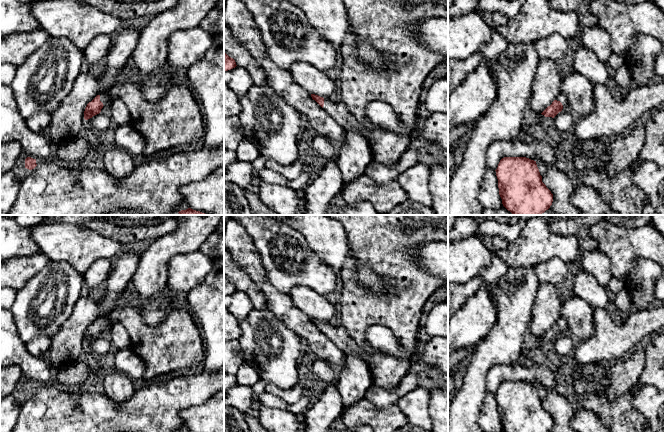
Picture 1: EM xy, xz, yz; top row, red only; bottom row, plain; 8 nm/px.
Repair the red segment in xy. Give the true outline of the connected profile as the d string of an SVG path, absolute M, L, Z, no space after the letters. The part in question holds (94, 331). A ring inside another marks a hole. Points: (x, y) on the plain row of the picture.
M110 318L97 319L91 326L89 326L84 335L84 343L88 344L93 340L99 338L101 333L109 326L112 326L111 343L116 350L122 350L130 347L131 340L128 332L123 325L117 320L113 324Z

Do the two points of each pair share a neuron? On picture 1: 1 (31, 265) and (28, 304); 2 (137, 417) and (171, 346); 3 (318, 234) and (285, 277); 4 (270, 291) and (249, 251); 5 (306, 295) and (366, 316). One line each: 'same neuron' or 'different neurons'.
1: different neurons
2: different neurons
3: different neurons
4: same neuron
5: different neurons

